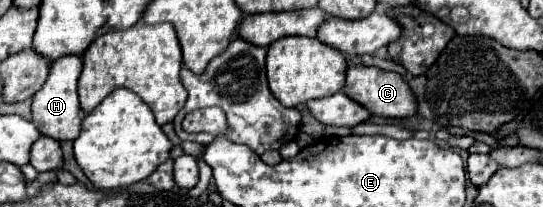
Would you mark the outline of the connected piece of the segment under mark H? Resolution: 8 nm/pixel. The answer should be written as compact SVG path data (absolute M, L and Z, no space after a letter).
M63 55L55 59L49 67L49 77L45 85L33 95L33 123L35 127L57 141L75 139L79 135L81 127L81 107L79 107L79 95L77 95L77 79L81 75L83 61L77 55Z

